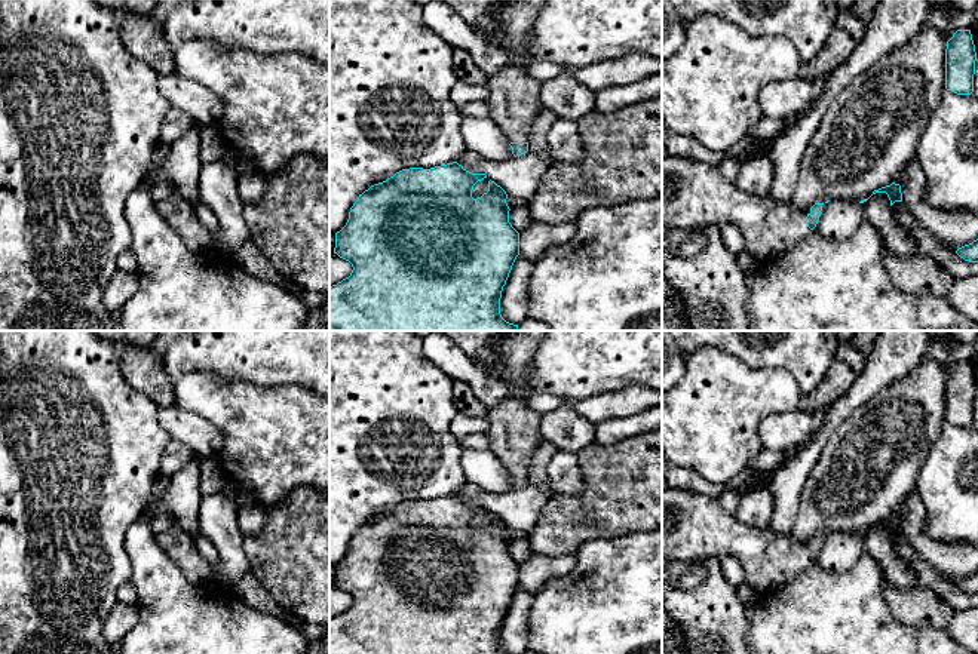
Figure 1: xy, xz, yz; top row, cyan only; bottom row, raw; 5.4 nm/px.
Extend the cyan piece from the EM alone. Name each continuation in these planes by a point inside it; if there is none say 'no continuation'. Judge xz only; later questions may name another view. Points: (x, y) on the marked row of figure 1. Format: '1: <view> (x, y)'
1: xz (514, 103)

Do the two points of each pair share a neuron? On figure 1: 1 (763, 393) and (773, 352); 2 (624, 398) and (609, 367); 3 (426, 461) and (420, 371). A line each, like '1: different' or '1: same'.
1: different
2: different
3: same

